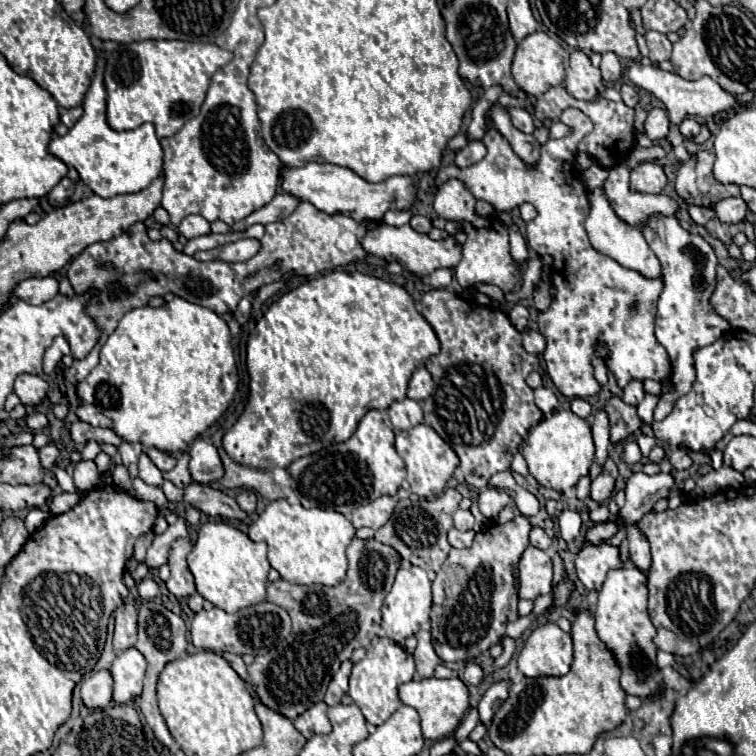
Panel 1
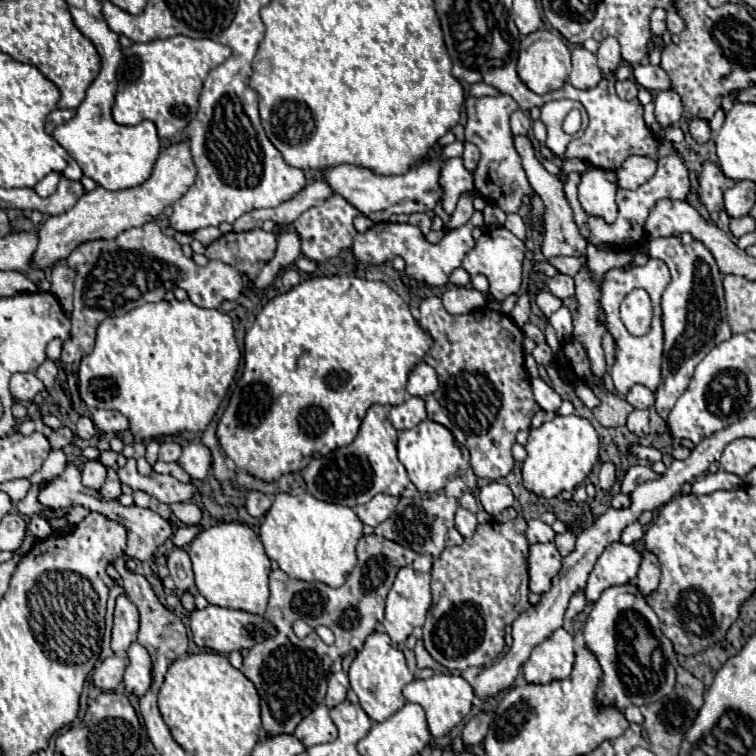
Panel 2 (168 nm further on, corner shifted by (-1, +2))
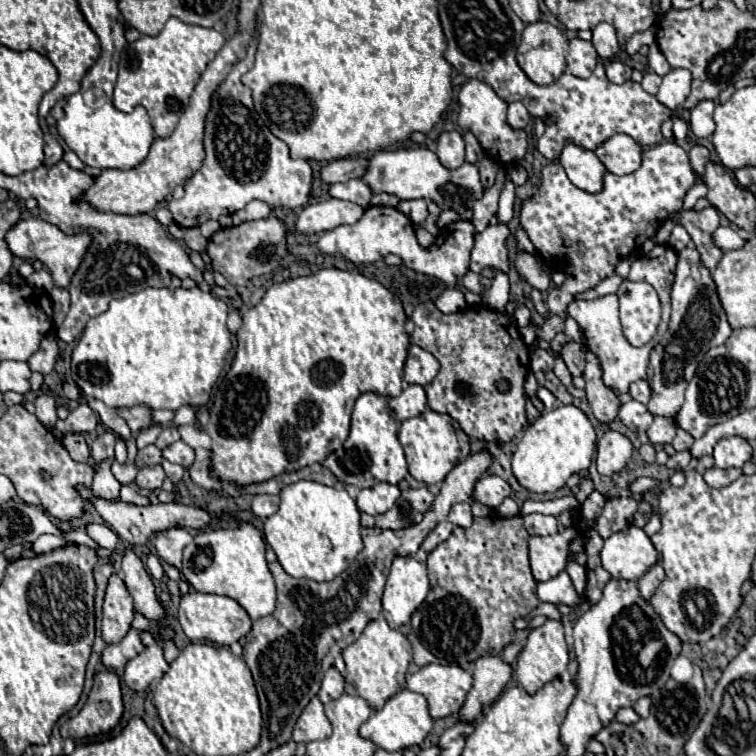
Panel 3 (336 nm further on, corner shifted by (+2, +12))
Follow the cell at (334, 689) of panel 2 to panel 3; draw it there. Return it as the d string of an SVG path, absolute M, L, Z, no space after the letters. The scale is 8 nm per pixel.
M329 668L323 676L323 684L321 684L321 690L319 690L319 700L323 704L327 704L329 700L335 700L344 693L345 680L337 668Z

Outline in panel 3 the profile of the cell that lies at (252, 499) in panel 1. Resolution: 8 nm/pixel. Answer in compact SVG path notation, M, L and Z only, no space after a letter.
M257 494L253 498L253 512L259 518L271 516L271 512L275 512L275 508L279 508L279 496L273 496L273 494Z

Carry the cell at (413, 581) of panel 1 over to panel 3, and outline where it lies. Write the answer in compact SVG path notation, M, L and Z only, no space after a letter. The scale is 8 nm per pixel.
M395 558L385 592L383 592L383 616L391 628L409 624L411 614L421 606L429 592L427 566L415 558Z

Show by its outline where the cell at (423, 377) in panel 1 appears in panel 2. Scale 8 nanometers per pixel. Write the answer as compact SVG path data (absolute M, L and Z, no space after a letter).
M420 360L420 362L416 364L416 368L414 368L414 370L410 372L410 376L408 376L408 386L406 386L408 394L424 398L424 396L432 394L436 388L438 388L436 370L434 370L432 366L428 366L424 360Z

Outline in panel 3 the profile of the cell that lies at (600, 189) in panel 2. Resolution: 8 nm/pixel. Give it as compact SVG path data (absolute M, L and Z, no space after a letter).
M567 144L561 154L561 166L565 168L569 180L591 194L597 194L603 190L603 178L607 174L607 168L599 160L599 156L591 150Z

